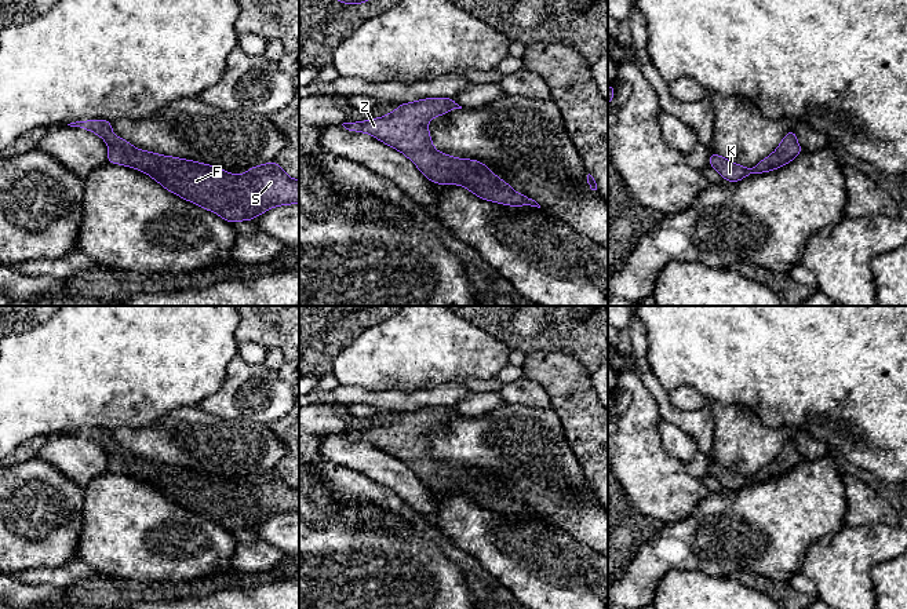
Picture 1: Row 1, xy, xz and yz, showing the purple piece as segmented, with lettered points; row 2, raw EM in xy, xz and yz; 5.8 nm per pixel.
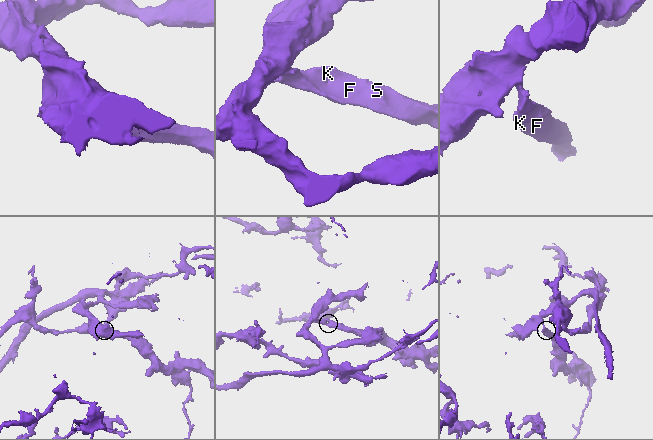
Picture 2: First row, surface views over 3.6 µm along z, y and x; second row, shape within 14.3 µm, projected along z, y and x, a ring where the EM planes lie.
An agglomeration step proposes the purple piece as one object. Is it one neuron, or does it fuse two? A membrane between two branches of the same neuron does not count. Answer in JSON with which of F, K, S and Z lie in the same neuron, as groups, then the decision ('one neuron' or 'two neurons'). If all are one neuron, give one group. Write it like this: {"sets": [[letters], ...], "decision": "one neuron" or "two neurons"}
{"sets": [["F", "S"], ["K", "Z"]], "decision": "two neurons"}

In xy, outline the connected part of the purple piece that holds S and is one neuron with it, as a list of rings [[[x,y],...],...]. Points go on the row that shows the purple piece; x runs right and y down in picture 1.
[[[143,150],[135,158],[134,168],[152,176],[165,190],[215,212],[229,223],[252,220],[278,205],[299,204],[299,180],[289,178],[276,161],[251,167],[236,176],[221,167]]]

